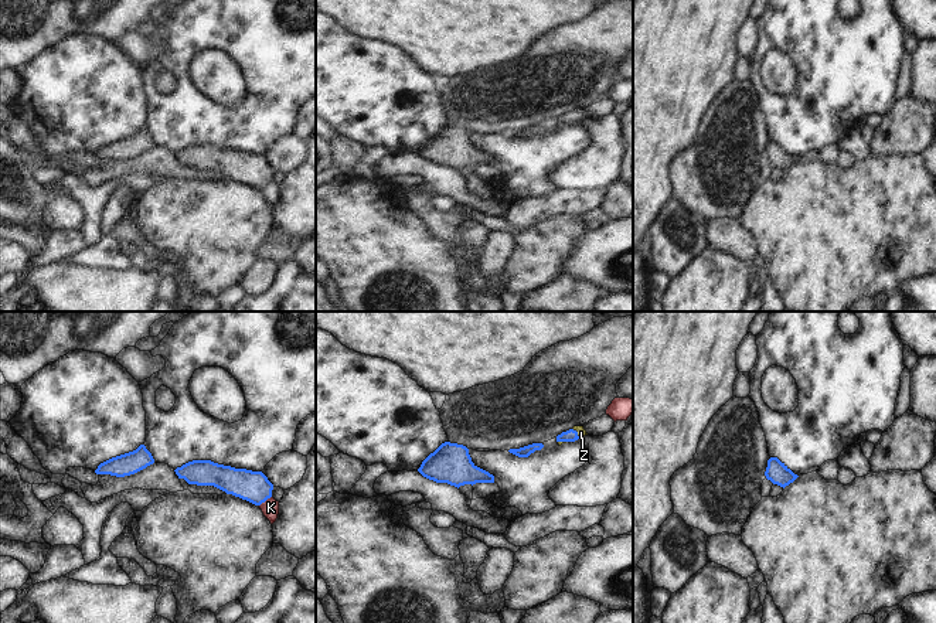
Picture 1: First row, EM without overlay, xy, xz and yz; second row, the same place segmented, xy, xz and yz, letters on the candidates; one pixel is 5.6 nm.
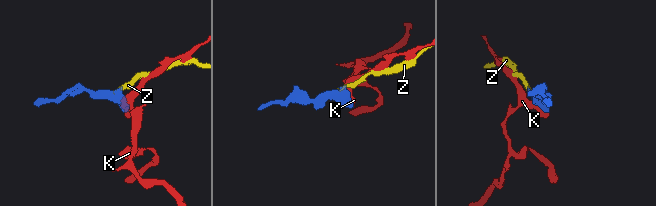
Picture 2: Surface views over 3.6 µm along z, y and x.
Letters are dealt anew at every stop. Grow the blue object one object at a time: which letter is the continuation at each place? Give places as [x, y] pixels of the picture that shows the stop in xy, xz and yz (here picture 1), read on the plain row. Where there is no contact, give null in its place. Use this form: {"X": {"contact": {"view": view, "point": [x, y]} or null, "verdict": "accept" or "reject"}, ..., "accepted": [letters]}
{"K": {"contact": {"view": "xy", "point": [265, 183]}, "verdict": "reject"}, "Z": {"contact": {"view": "xz", "point": [577, 115]}, "verdict": "accept"}, "accepted": ["Z"]}

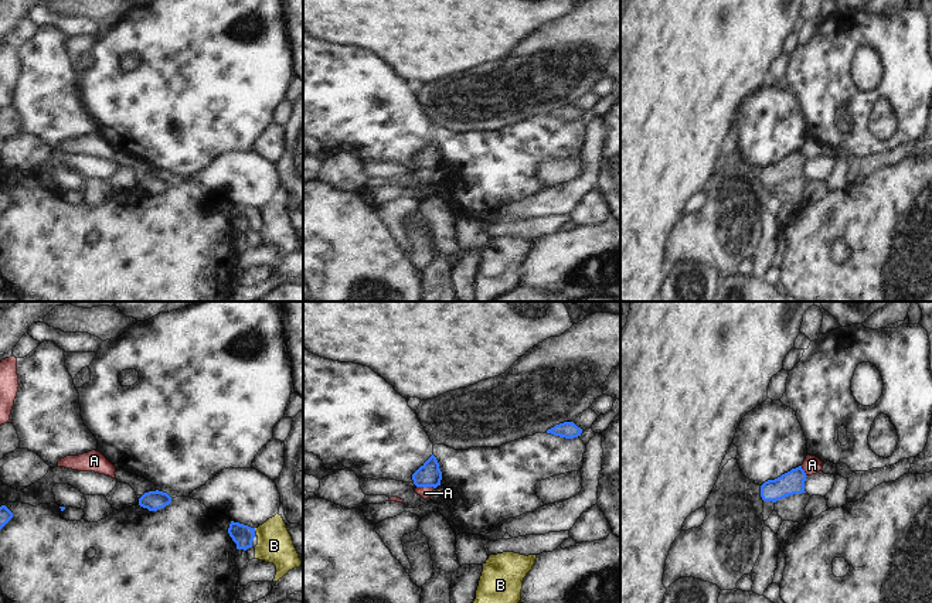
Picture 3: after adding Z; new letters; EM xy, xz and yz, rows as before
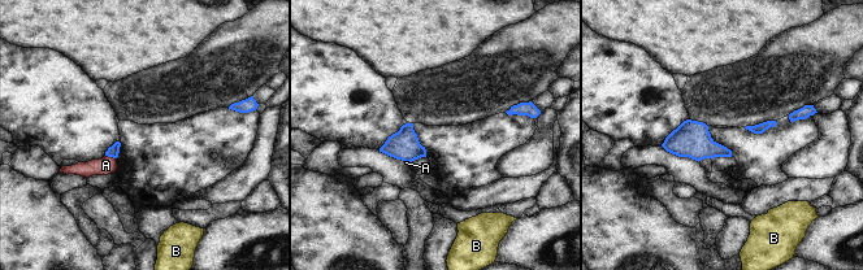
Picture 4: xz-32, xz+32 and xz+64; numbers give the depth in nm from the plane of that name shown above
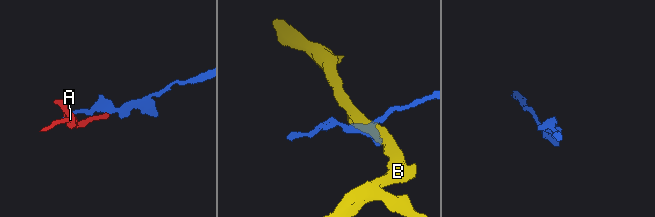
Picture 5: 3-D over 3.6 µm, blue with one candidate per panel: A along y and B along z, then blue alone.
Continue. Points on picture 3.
{"A": {"contact": {"view": "xz", "point": [425, 169]}, "verdict": "reject"}, "B": {"contact": {"view": "xy", "point": [254, 213]}, "verdict": "reject"}, "accepted": []}

